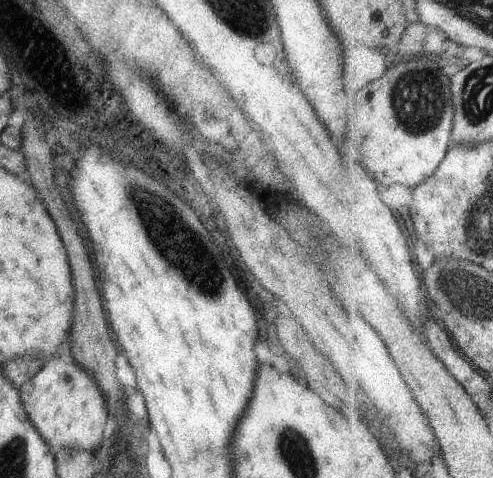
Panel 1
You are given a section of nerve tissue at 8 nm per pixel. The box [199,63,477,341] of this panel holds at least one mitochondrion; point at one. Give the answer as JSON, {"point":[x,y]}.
{"point":[420,102]}

